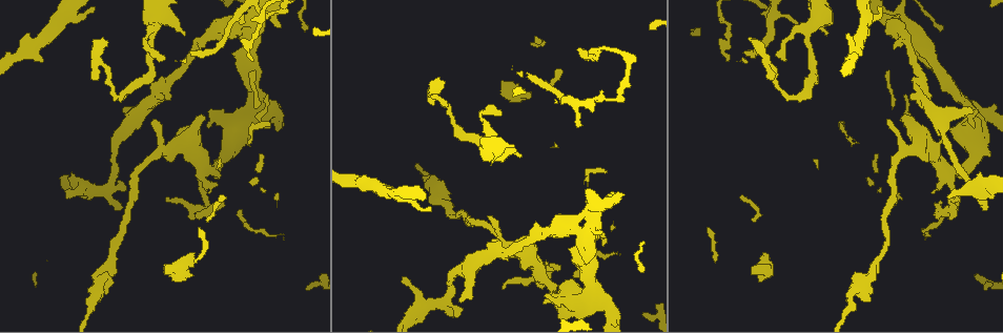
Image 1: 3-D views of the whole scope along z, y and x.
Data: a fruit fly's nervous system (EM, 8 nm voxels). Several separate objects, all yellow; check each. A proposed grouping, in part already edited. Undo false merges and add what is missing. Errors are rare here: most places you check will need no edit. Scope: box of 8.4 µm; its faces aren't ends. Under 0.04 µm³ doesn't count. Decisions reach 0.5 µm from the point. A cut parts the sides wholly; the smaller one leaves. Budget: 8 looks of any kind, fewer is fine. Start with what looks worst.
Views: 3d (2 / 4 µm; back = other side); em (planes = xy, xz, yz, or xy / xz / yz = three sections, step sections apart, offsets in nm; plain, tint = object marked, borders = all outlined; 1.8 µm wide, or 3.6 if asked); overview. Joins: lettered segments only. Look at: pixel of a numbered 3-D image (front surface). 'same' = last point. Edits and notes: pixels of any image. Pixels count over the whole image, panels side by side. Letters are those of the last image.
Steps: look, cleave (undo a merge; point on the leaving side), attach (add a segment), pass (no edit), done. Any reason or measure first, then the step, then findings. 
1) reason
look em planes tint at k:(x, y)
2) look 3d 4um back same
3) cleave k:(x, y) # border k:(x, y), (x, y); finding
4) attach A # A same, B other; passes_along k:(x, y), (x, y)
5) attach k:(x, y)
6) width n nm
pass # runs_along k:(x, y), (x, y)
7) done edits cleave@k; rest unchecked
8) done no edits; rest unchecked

sudden change in width
look em xy step 8 tint at 1:(249, 29)

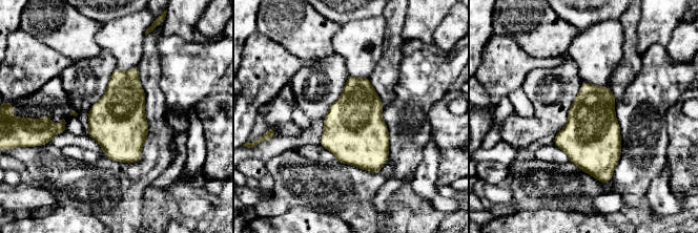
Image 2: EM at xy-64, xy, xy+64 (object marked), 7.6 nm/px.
look em xy step 8 borders same

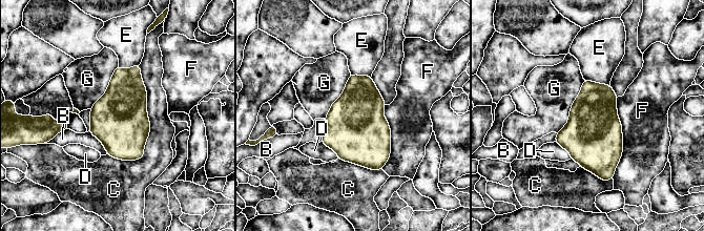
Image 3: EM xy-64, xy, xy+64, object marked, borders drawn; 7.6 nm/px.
pass # B other, C other, D other, E other, F other, G other; one cell here

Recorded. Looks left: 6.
an open end
look em planes borders at 1:(933, 192)

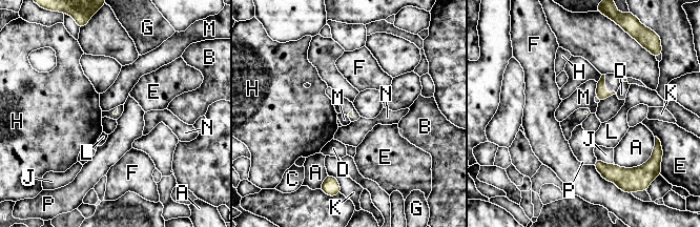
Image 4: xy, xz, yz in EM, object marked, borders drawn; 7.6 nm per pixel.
pass # A other, B other, C other, D other, E other, F other, G other, H other, J other, K other, L other, M other, N other, P other; none of them fits

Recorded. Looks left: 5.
branch stops here
look em planes borders at 1:(251, 59)

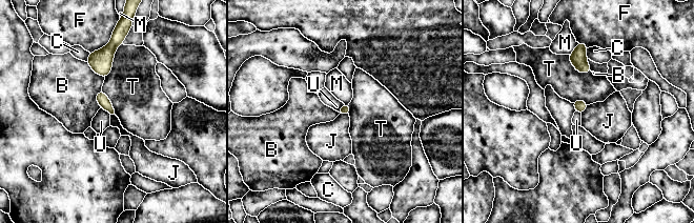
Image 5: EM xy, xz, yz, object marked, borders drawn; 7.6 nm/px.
pass # B other, C other, F other, J other, M other, T other, U other; border 5:(101, 107), (110, 114); none of them fits

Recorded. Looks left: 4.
done no edits; rest unchecked

